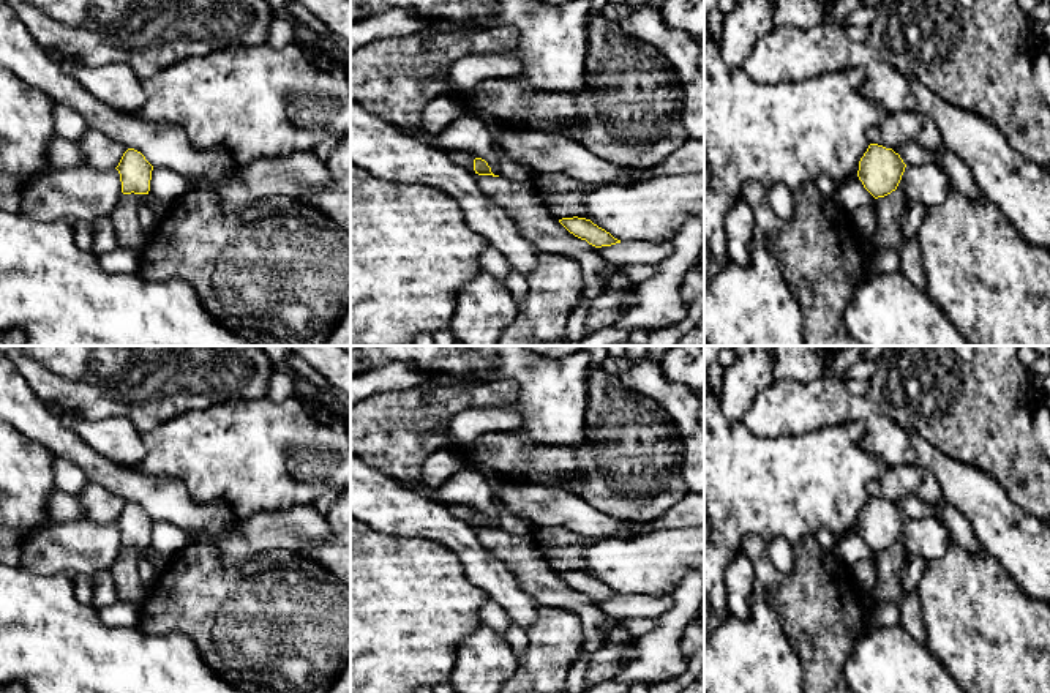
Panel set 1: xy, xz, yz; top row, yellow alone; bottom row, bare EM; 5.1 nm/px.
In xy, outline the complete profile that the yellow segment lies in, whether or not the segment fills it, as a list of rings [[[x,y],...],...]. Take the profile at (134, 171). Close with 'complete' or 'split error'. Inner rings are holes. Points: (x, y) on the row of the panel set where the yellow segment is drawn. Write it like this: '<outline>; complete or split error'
[[[128,148],[115,169],[120,174],[123,194],[148,194],[153,166],[141,152]]]; complete

